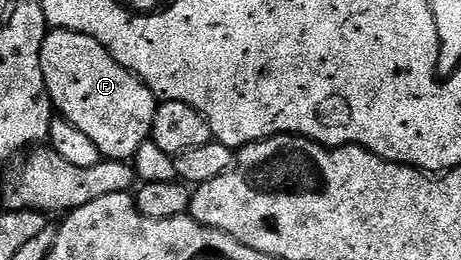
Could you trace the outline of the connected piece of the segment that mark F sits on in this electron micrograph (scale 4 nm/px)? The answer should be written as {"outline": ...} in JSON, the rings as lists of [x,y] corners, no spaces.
{"outline":[[[49,29],[42,44],[40,63],[48,94],[52,97],[53,107],[58,111],[59,117],[81,130],[98,147],[101,159],[128,162],[136,155],[138,148],[151,139],[158,105],[156,95],[150,92],[150,88],[139,76],[129,72],[122,64],[118,64],[114,56],[110,56],[110,52],[106,52],[106,48],[98,44],[98,40],[82,36],[78,32]]]}

